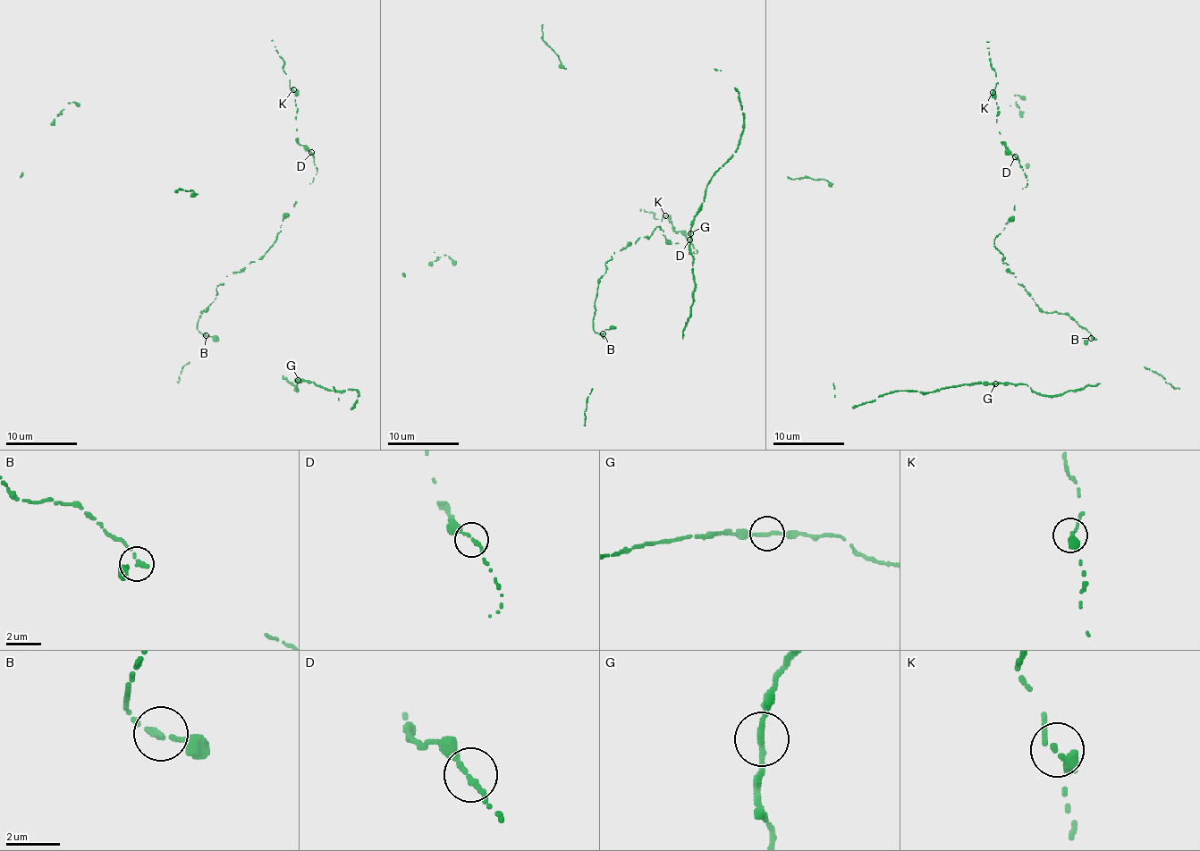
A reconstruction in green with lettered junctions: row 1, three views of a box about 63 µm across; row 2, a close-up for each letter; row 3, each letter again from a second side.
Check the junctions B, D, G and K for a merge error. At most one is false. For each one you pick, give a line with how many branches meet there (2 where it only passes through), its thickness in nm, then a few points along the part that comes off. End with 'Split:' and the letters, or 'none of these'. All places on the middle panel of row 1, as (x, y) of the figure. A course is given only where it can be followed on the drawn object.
Split: none of these

